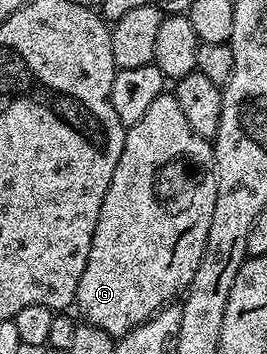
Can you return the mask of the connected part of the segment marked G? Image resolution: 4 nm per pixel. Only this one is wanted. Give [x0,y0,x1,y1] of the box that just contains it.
[74,94,218,338]

